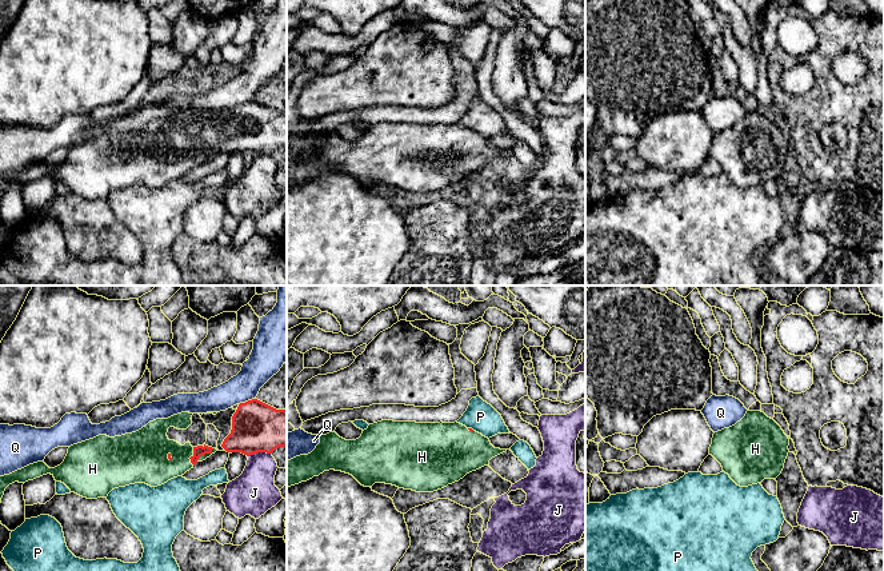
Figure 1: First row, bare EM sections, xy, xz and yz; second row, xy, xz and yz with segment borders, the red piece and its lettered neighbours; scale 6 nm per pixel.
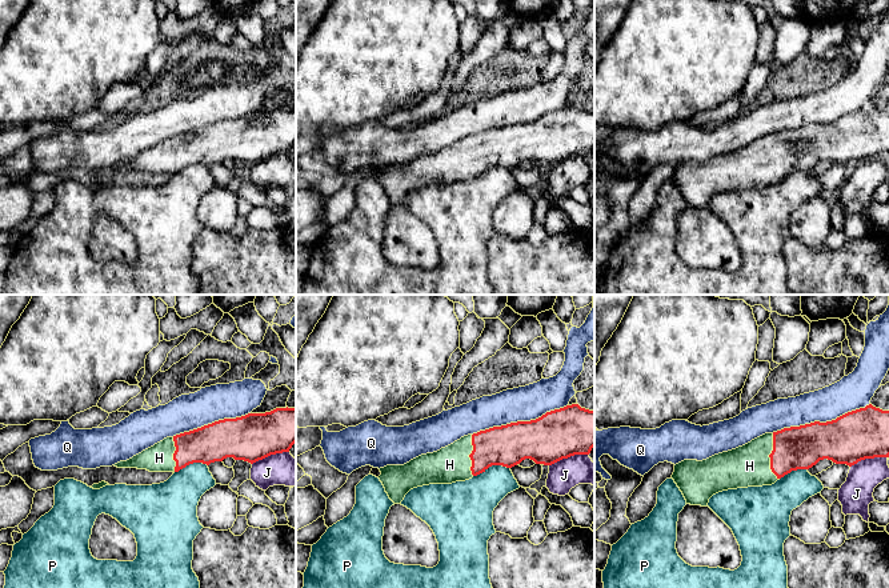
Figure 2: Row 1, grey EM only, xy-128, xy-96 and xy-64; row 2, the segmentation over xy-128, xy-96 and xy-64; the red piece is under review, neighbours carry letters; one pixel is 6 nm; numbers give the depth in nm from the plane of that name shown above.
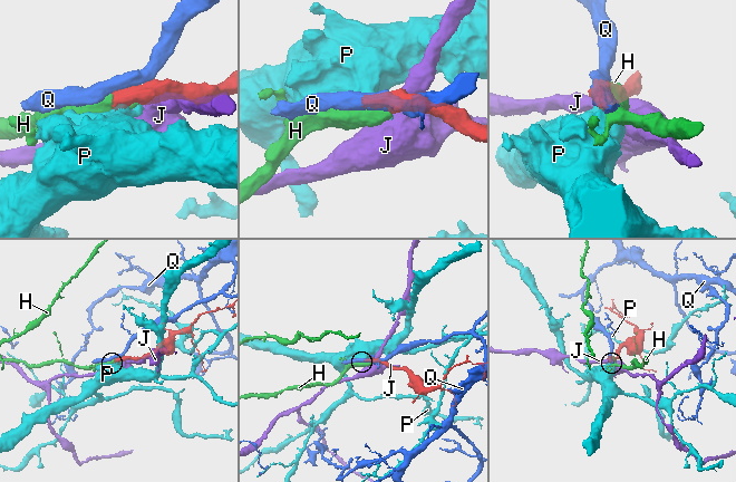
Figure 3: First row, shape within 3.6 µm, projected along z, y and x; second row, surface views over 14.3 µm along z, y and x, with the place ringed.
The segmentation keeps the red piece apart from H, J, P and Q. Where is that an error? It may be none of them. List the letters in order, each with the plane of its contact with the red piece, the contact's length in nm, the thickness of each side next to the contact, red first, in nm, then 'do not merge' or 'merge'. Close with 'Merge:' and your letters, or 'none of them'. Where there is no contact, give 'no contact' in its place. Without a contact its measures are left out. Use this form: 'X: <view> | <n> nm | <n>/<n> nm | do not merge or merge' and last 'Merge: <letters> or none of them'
H: xy | 110 nm | 70/220 nm | merge
J: xy | 150 nm | 300/260 nm | do not merge
P: xz | 40 nm | 20/180 nm | do not merge
Q: xy | 110 nm | 300/180 nm | do not merge
Merge: H

